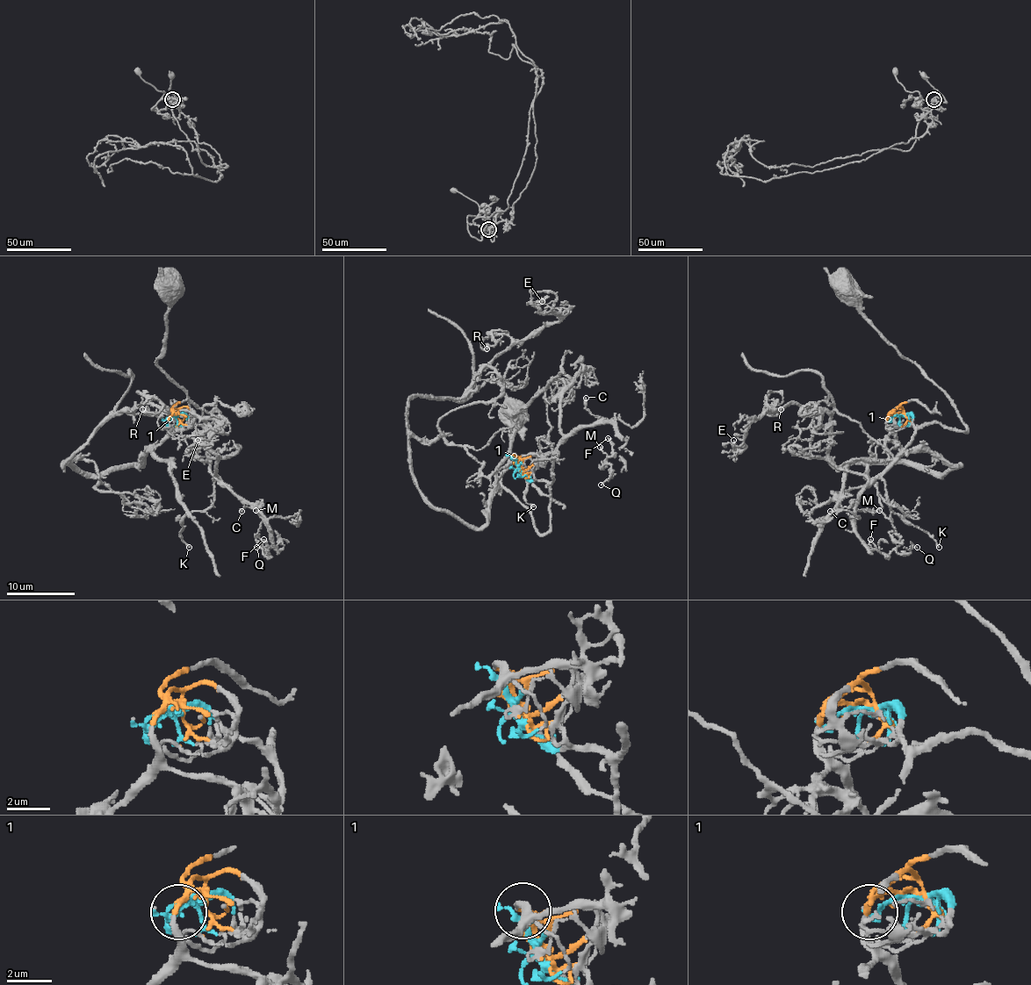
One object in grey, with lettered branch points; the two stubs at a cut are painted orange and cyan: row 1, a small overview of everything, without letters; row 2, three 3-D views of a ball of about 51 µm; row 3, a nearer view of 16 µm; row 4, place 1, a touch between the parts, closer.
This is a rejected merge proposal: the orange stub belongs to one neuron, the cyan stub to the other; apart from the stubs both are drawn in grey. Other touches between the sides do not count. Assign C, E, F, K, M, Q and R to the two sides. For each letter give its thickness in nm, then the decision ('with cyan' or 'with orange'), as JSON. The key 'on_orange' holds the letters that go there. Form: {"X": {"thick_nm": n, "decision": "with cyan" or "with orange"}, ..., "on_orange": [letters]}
{"C": {"thick_nm": 100, "decision": "with cyan"}, "E": {"thick_nm": 240, "decision": "with orange"}, "F": {"thick_nm": 190, "decision": "with cyan"}, "K": {"thick_nm": 160, "decision": "with cyan"}, "M": {"thick_nm": 160, "decision": "with cyan"}, "Q": {"thick_nm": 90, "decision": "with cyan"}, "R": {"thick_nm": 200, "decision": "with orange"}, "on_orange": ["E", "R"]}

